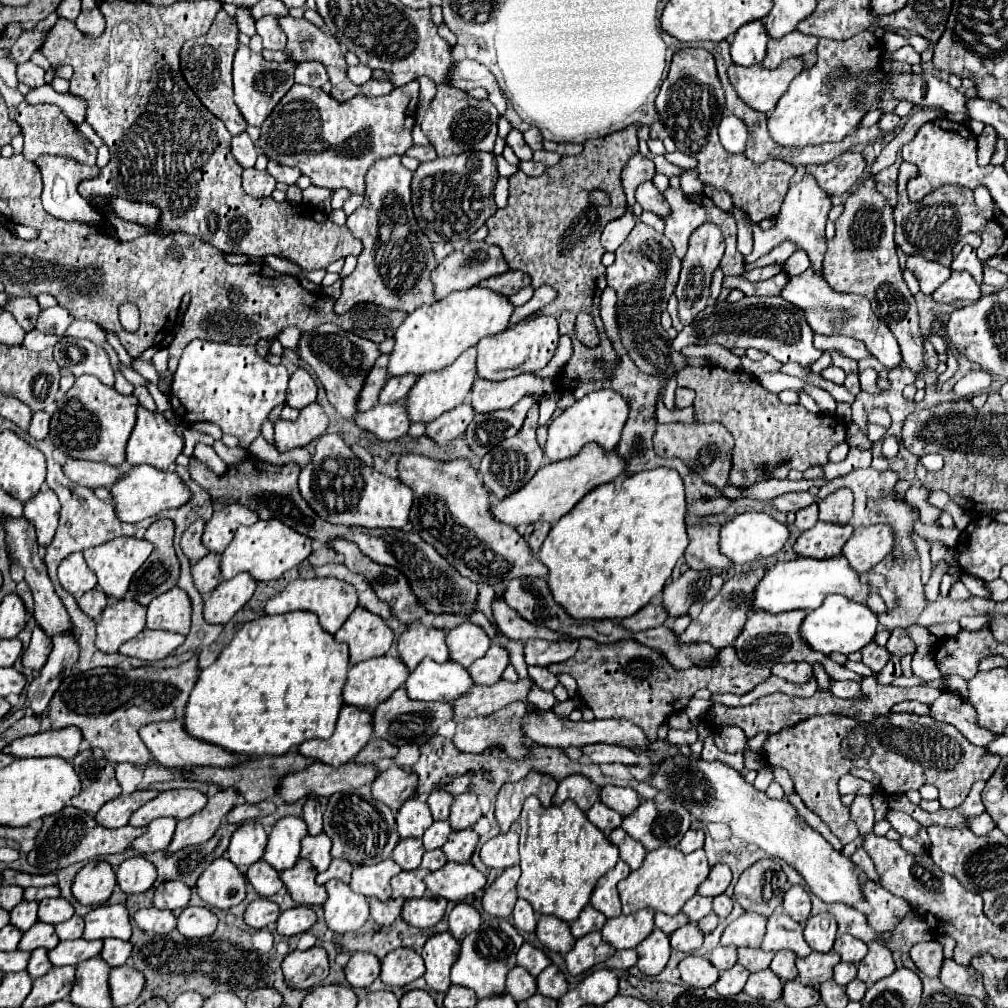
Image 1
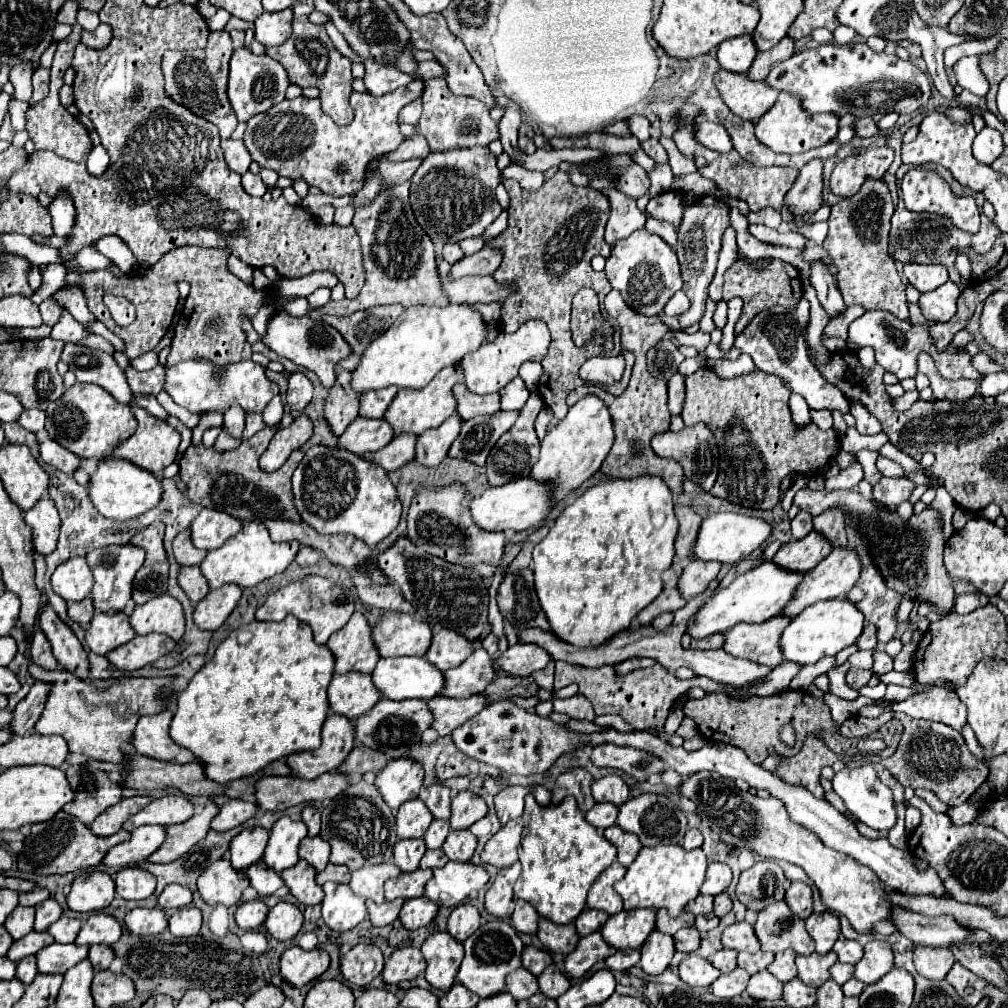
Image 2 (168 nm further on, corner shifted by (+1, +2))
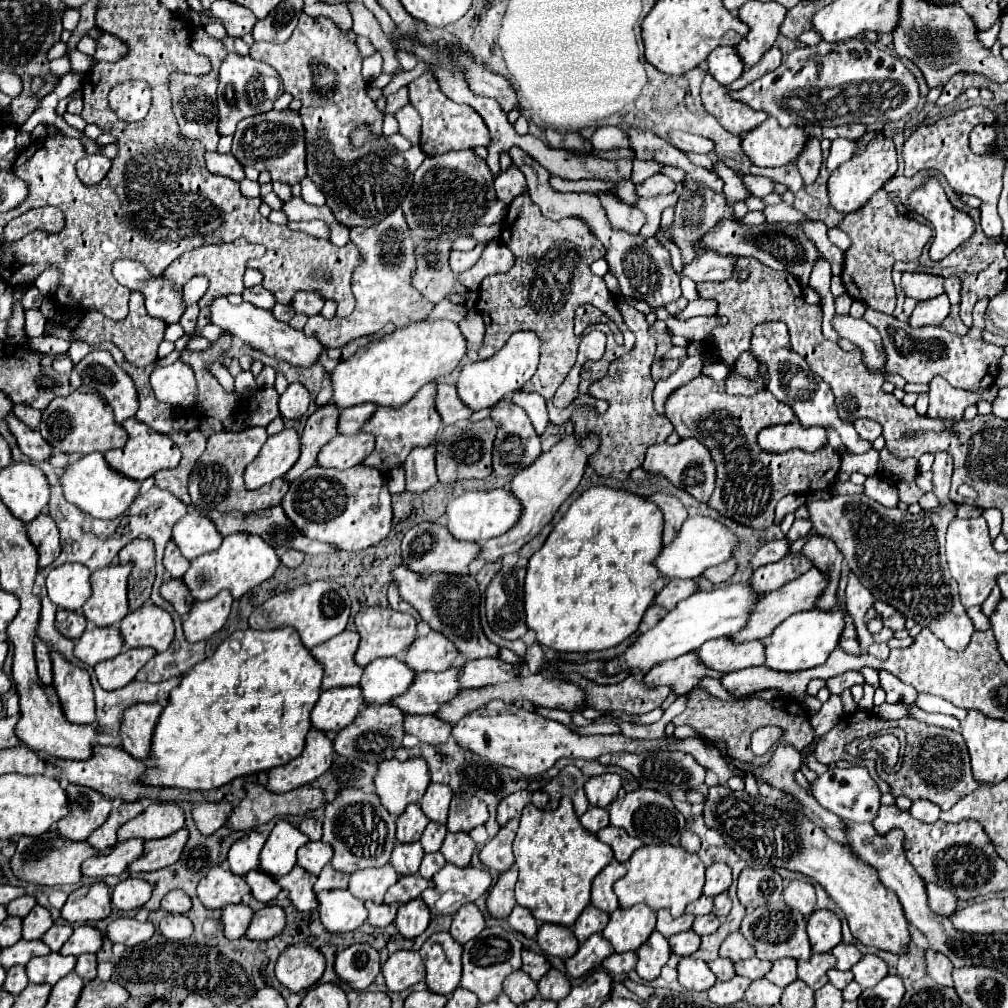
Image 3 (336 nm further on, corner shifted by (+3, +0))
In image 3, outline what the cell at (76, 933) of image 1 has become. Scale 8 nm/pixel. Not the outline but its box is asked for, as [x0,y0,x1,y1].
[41,924,73,952]

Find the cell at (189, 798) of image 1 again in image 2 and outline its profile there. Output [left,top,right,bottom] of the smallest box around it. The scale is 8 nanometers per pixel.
[123,794,195,832]

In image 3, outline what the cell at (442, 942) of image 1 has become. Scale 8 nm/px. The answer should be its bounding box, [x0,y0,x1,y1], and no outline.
[421,932,463,994]

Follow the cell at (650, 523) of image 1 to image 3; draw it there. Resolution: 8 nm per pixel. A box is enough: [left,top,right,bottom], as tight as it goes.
[523,486,661,654]

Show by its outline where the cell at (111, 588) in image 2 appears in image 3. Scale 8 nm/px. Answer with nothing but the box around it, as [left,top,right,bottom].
[83,564,129,628]

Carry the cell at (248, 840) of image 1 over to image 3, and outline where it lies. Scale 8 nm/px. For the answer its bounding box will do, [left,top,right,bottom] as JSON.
[229,830,265,876]

